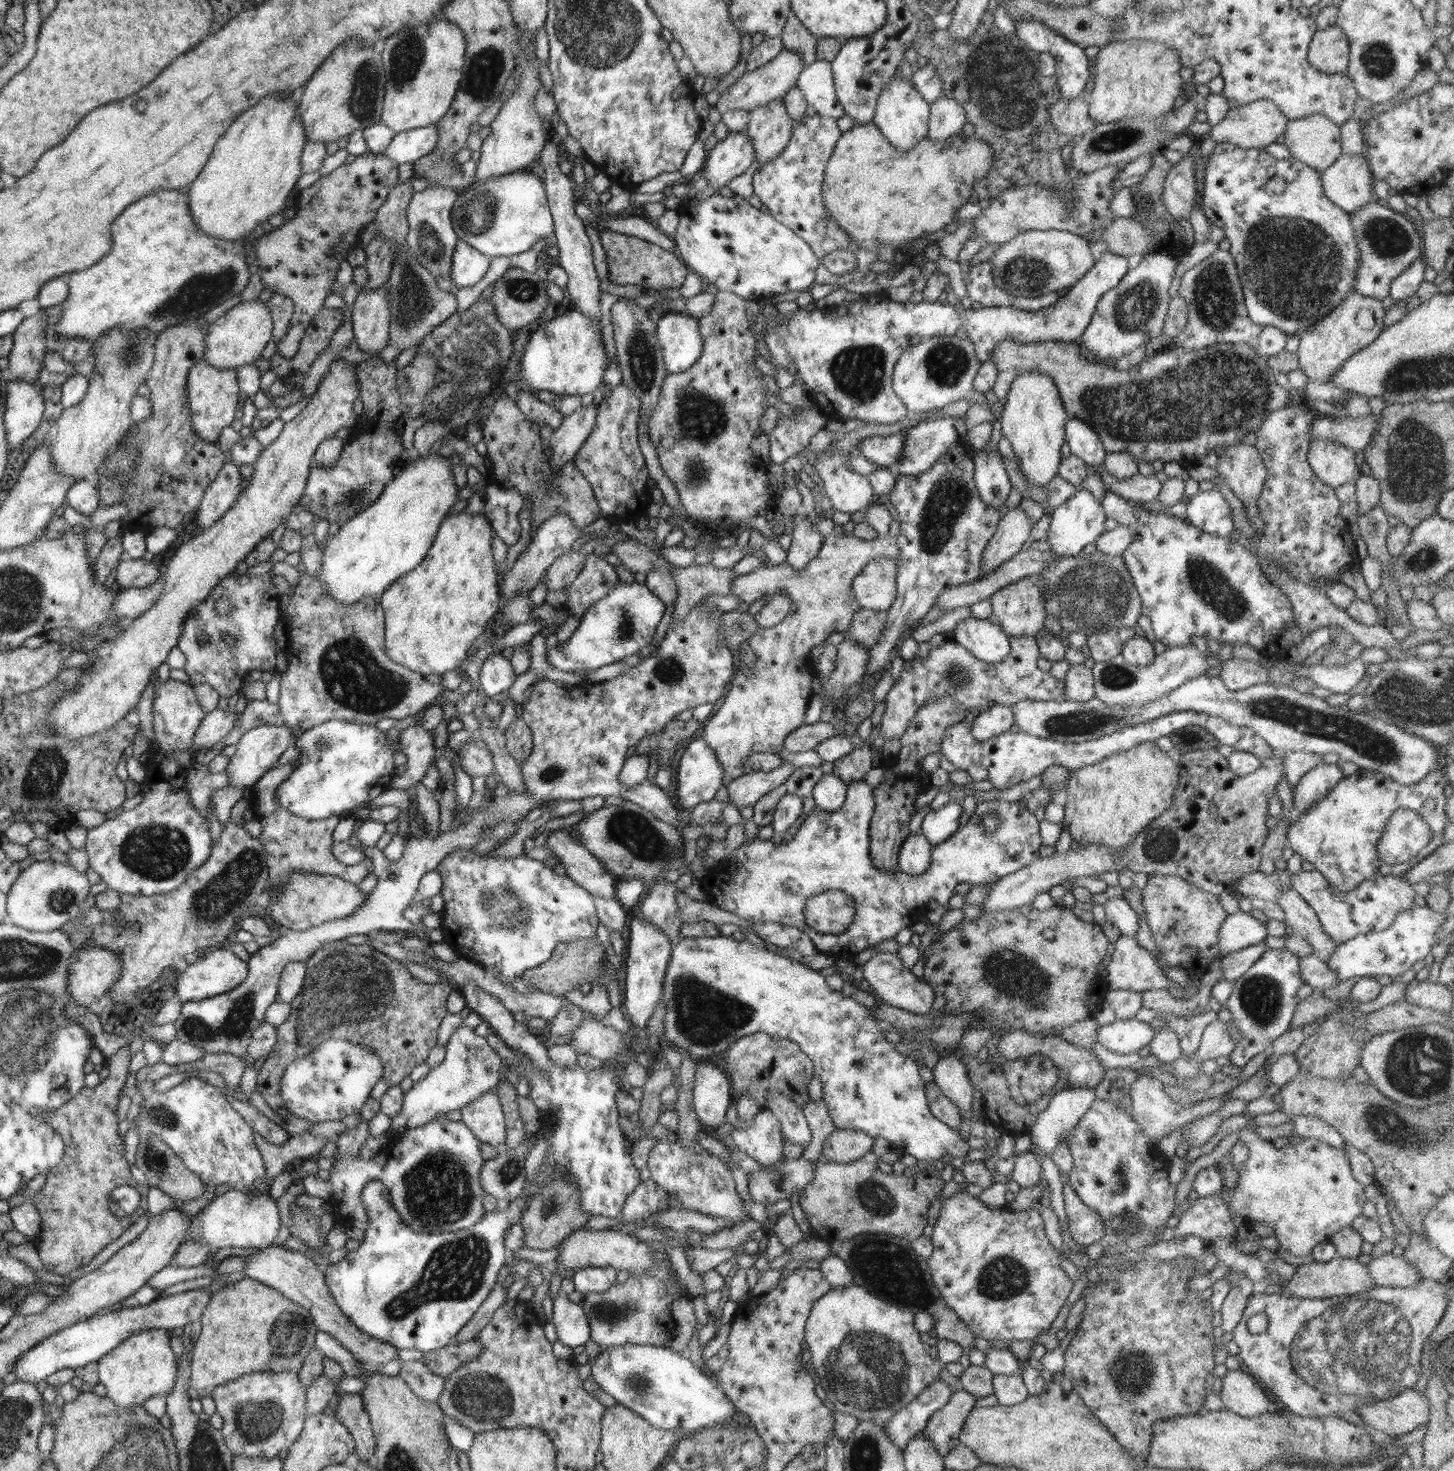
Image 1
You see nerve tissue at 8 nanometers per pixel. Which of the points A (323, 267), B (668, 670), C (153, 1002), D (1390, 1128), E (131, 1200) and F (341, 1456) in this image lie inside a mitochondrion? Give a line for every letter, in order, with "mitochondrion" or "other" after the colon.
A: other
B: mitochondrion
C: other
D: mitochondrion
E: other
F: other

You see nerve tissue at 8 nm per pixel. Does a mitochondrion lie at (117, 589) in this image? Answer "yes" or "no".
no

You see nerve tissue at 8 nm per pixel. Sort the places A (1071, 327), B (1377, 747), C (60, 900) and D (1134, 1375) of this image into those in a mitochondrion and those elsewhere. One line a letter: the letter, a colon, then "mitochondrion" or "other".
A: other
B: mitochondrion
C: mitochondrion
D: mitochondrion

